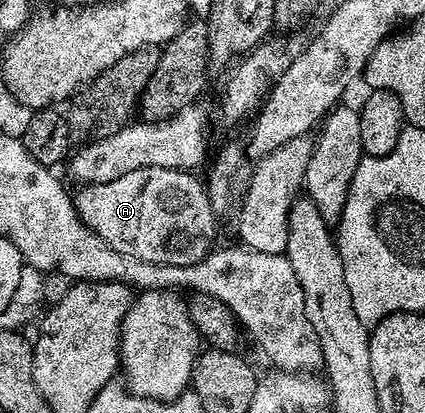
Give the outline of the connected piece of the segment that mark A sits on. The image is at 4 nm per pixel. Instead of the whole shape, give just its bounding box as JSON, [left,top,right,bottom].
[74,167,217,267]

